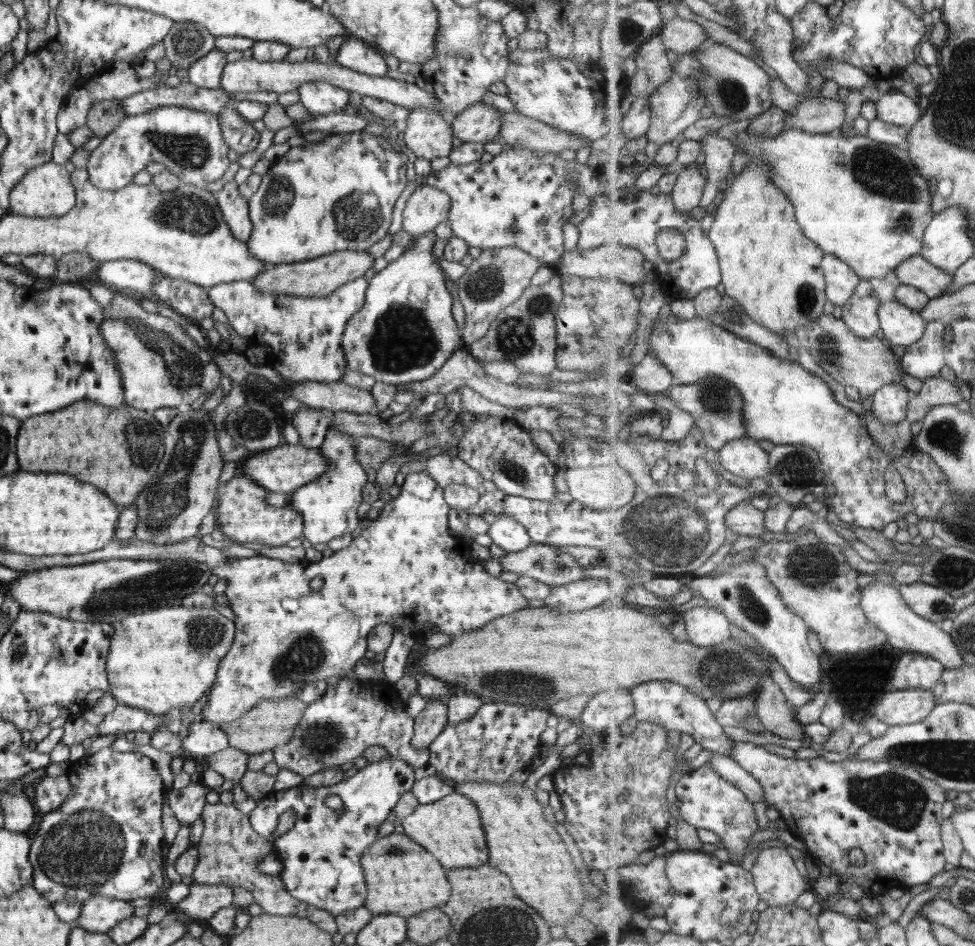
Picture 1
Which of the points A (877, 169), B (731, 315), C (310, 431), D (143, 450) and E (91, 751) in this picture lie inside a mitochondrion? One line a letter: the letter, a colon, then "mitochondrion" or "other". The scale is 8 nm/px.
A: mitochondrion
B: mitochondrion
C: mitochondrion
D: mitochondrion
E: other

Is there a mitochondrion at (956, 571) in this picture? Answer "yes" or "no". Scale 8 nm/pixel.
yes

